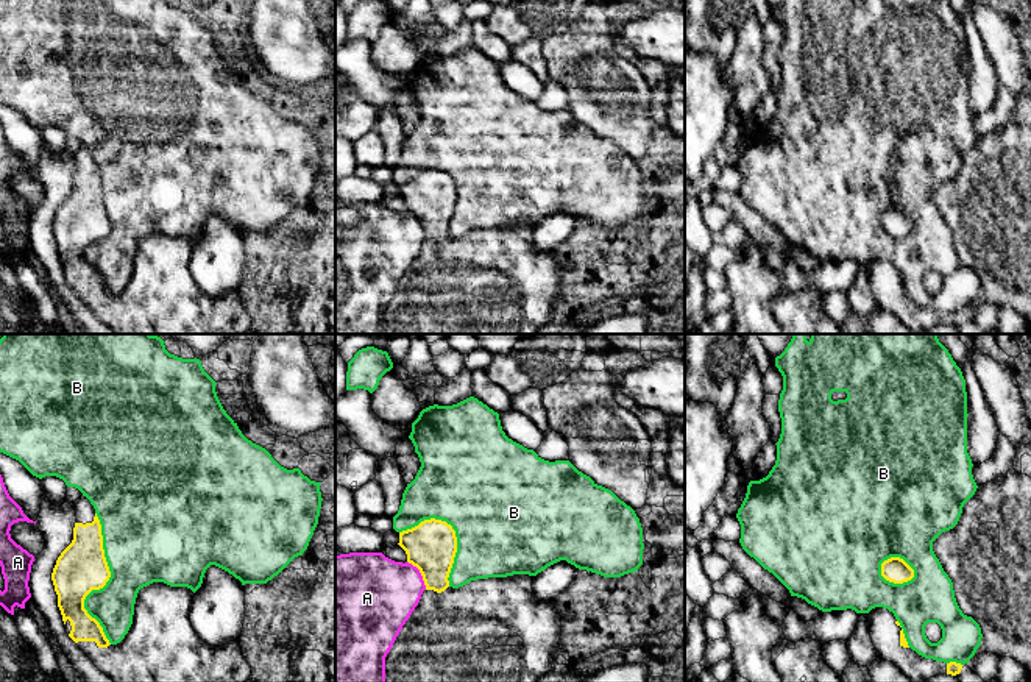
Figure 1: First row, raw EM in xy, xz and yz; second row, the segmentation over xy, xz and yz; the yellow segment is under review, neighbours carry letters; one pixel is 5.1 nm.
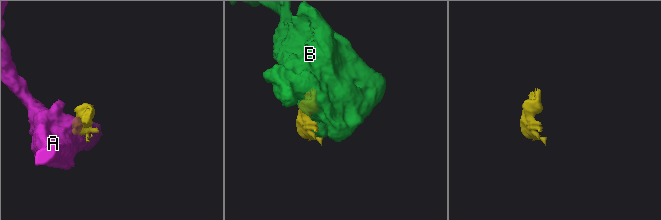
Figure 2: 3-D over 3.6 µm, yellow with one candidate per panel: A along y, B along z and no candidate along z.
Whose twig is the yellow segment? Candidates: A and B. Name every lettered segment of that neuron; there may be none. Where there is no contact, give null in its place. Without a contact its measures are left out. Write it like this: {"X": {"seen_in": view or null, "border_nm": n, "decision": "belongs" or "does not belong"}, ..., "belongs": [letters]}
{"A": {"seen_in": "xz", "border_nm": 180, "decision": "does not belong"}, "B": {"seen_in": "xy", "border_nm": 700, "decision": "does not belong"}, "belongs": []}

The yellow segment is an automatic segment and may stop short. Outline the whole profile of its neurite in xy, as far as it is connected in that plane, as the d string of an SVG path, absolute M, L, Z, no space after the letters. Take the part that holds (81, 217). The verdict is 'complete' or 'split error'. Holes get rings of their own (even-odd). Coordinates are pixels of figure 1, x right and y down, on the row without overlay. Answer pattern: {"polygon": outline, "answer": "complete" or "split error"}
{"polygon": "M86 147L78 148L73 158L76 162L73 190L58 208L51 231L66 282L94 315L114 334L245 334L251 318L242 304L240 293L236 290L211 297L193 281L189 264L195 243L187 237L153 233L140 239L128 284L120 293L109 293L100 273L84 259L86 247L92 240L103 239L111 228L101 175Z", "answer": "split error"}

